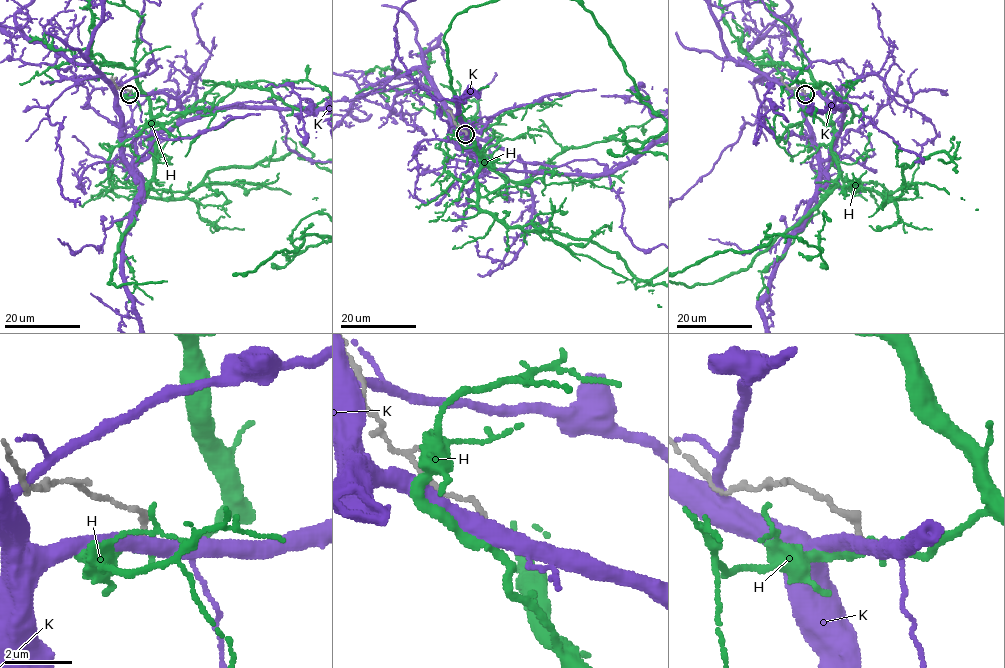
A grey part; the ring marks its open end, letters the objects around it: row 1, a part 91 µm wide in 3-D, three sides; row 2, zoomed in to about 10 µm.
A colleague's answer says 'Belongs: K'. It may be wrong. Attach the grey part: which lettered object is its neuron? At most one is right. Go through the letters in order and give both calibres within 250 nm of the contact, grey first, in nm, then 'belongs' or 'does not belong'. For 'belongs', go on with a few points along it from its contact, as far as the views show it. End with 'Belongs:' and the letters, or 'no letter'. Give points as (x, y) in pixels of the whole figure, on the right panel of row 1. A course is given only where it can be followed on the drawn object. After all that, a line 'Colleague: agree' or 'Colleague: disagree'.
H: 240/320 nm | belongs
K: 260/480 nm | does not belong
Belongs: H
Colleague: disagree

